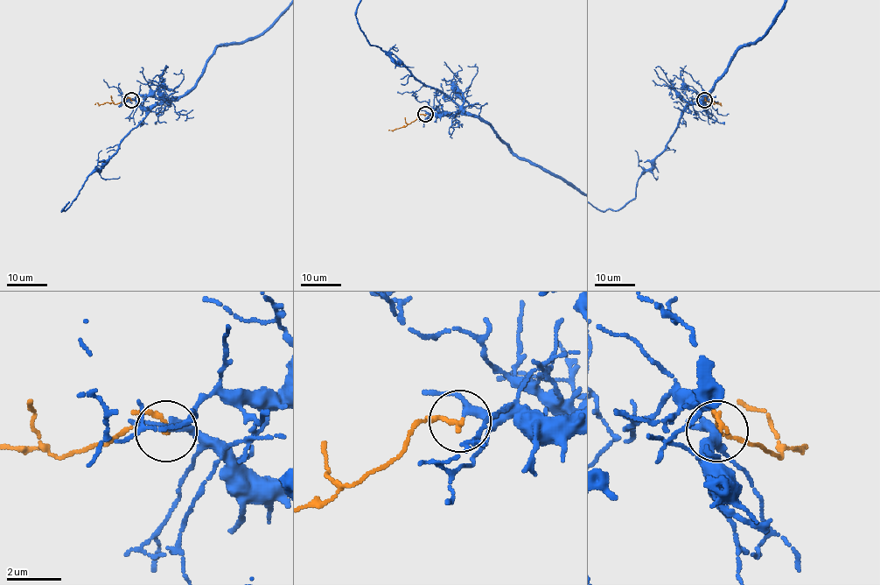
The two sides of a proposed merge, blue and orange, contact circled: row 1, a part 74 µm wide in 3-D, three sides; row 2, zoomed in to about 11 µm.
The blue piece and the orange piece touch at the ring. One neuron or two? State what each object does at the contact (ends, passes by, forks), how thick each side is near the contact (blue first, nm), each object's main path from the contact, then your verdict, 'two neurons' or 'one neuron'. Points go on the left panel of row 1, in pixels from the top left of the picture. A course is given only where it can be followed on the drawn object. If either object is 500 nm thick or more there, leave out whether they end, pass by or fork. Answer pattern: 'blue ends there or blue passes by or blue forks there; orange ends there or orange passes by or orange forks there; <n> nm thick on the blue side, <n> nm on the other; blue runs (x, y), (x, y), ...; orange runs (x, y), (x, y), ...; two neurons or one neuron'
blue passes by; orange ends there; 280 nm thick on the blue side, 200 nm on the other; orange runs (130, 100), (128, 98), (120, 102), (94, 104); one neuron

